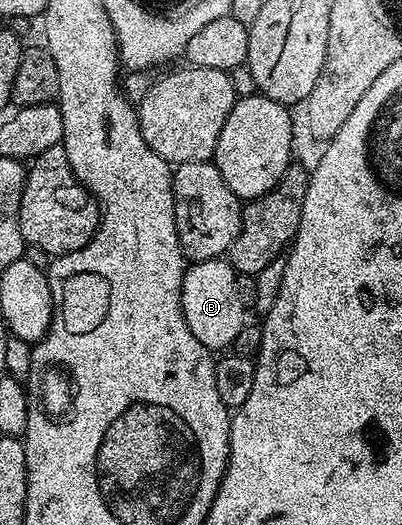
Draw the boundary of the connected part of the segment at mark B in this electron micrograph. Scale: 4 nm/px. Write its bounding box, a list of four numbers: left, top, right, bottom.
[181,257,245,352]

